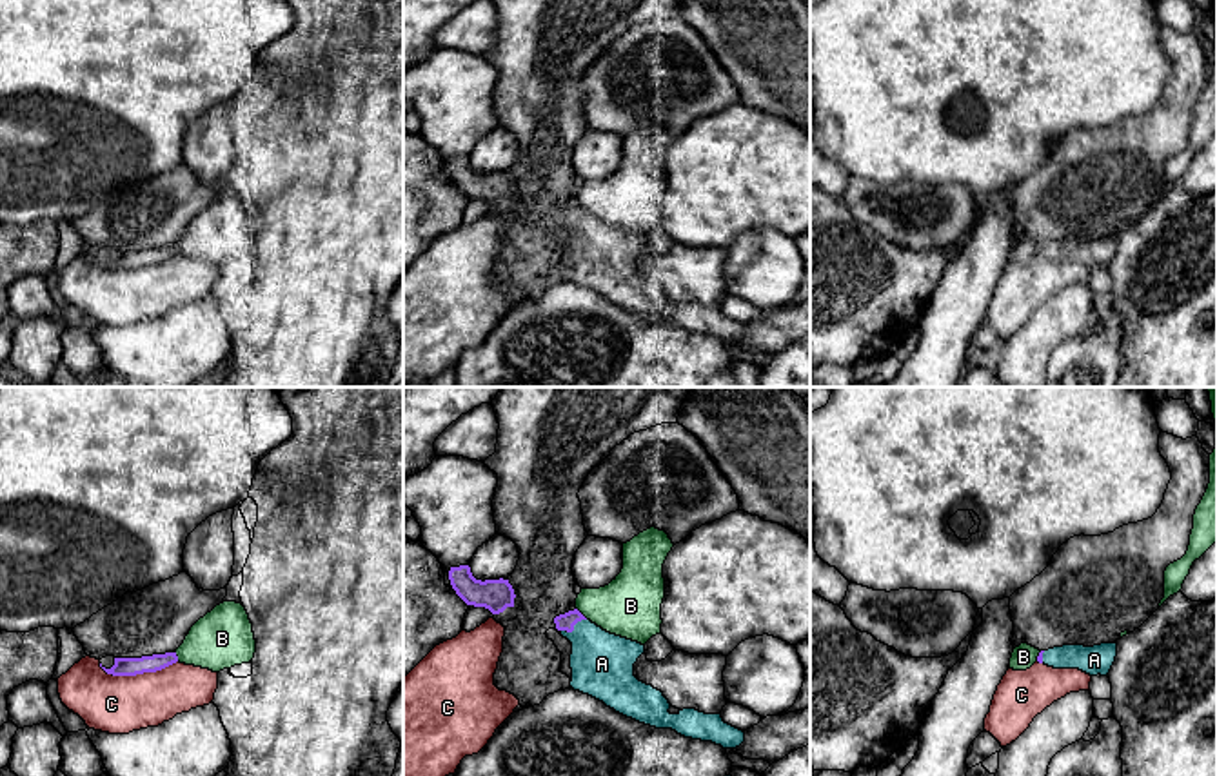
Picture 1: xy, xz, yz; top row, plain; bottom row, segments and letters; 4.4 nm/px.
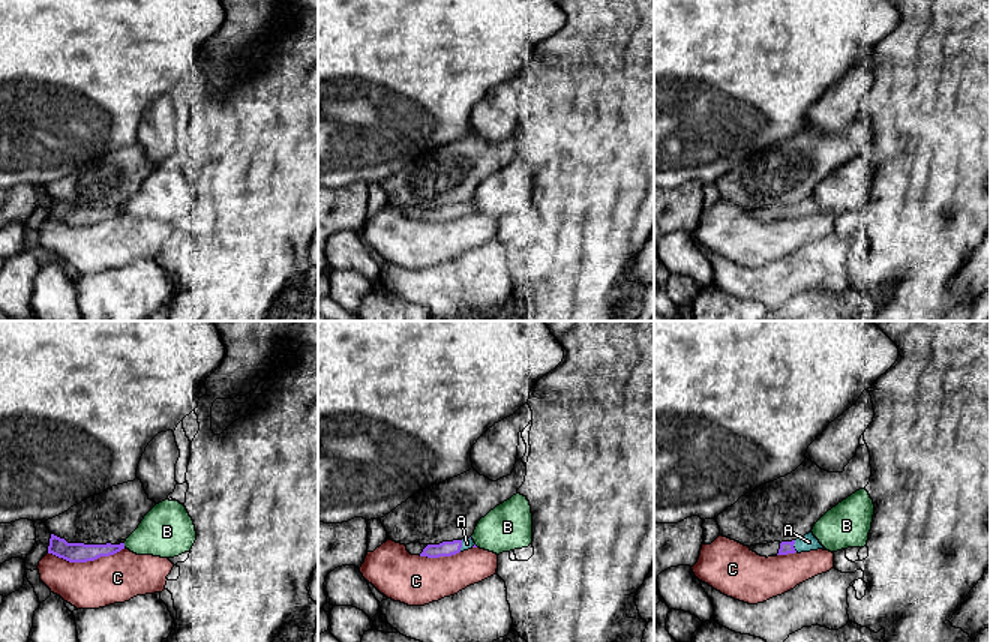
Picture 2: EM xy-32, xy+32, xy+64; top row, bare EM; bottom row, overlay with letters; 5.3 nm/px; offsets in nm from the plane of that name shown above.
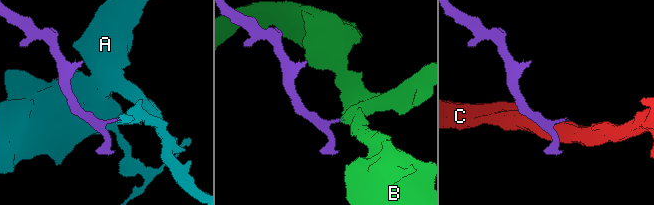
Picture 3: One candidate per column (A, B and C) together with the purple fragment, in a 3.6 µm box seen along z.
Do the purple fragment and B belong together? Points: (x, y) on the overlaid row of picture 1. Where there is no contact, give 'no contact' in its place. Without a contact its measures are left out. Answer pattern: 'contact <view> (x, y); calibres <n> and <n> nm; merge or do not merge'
contact xz (580, 613); calibres 80 and 280 nm; do not merge

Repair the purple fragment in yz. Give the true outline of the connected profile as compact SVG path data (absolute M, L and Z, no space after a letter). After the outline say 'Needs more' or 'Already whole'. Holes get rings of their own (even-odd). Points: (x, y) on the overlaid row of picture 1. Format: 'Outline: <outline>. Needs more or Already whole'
Outline: M1101 643L1093 647L1063 645L1041 651L1039 663L1054 669L1079 669L1090 676L1108 676L1117 656L1117 643Z. Needs more

